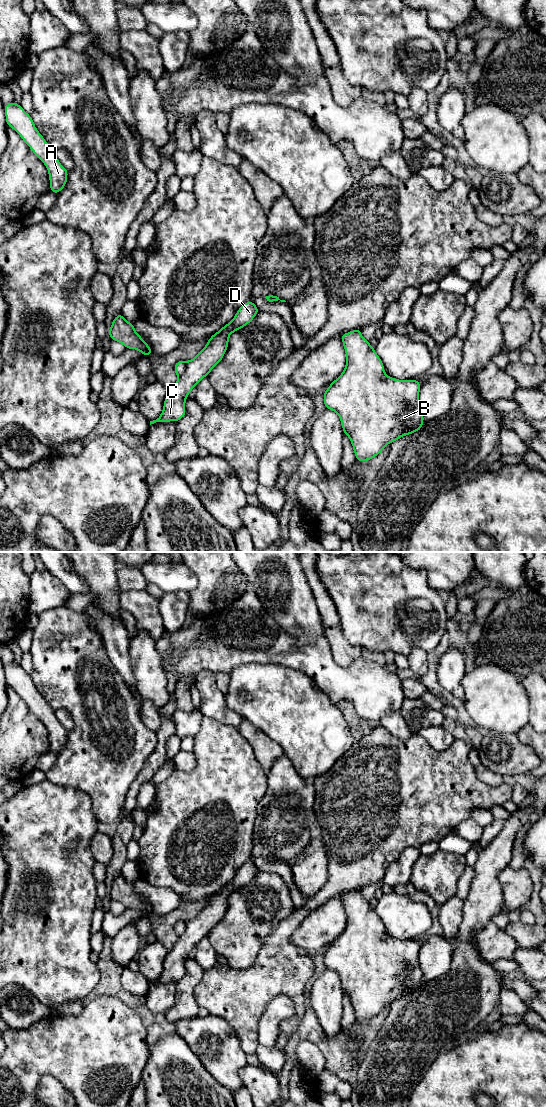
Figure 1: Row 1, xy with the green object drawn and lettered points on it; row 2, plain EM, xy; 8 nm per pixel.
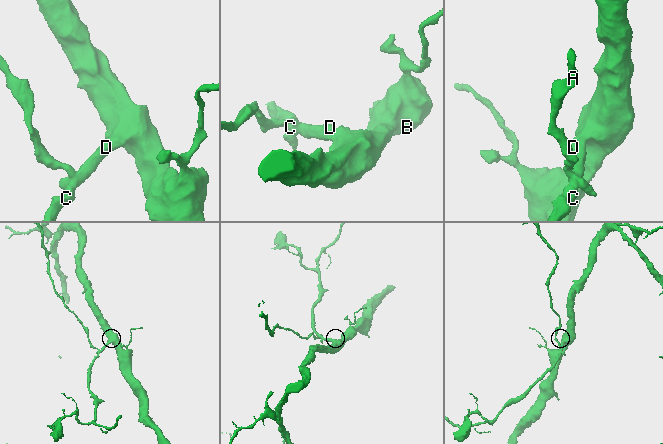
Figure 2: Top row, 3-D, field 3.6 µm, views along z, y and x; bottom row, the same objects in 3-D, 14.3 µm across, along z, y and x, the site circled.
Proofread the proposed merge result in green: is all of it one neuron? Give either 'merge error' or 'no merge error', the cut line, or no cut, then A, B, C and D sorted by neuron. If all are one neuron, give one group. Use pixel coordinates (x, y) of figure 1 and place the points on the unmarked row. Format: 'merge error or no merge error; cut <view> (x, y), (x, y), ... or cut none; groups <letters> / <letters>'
merge error; cut xy (187, 922), (185, 930), (178, 937); groups A / B C D

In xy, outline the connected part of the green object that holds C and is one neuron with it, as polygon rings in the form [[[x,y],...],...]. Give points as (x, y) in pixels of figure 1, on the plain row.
[[[250,861],[244,863],[233,880],[213,894],[195,918],[188,920],[185,932],[178,937],[175,946],[165,957],[161,975],[150,981],[150,985],[156,982],[178,982],[184,977],[185,961],[190,951],[220,923],[228,908],[230,894],[244,888],[259,871],[255,863]]]

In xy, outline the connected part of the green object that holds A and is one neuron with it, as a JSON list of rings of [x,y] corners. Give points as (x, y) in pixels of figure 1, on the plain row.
[[[15,661],[4,665],[7,686],[13,688],[32,712],[45,724],[49,733],[50,751],[57,754],[67,743],[68,730],[58,721],[55,710],[38,692],[31,676]]]

